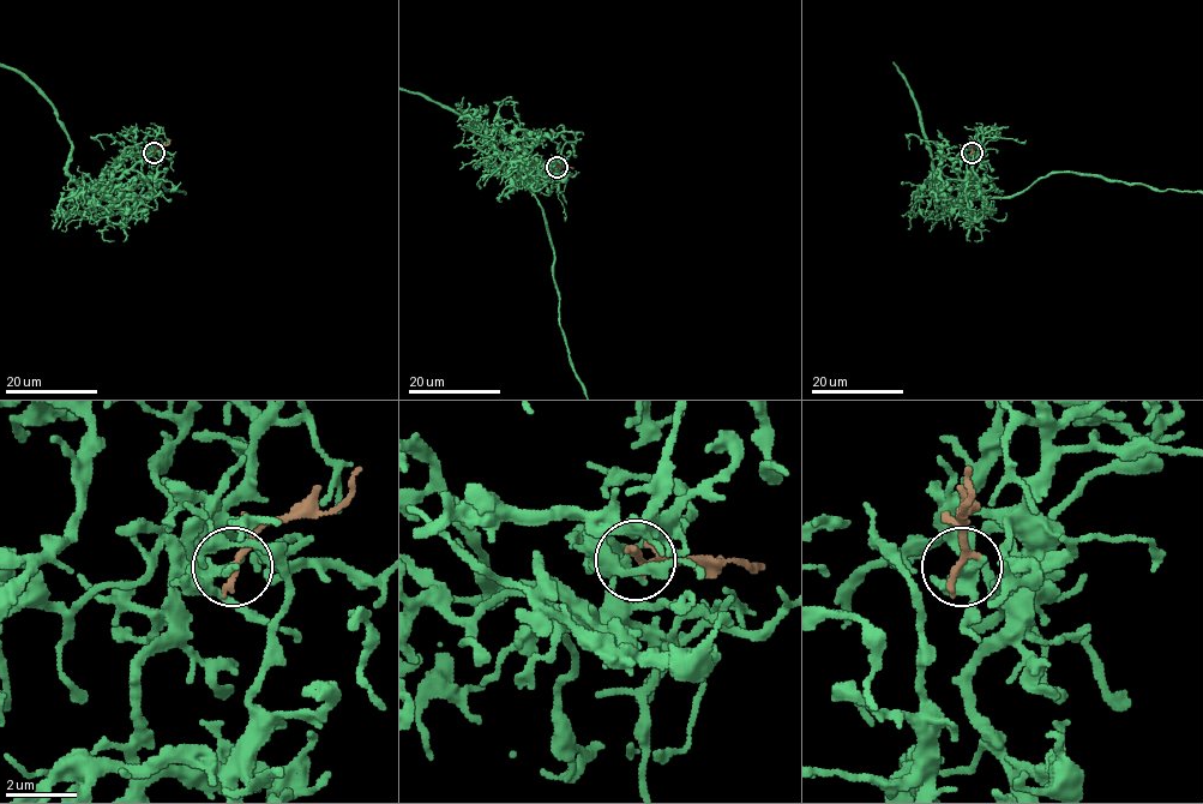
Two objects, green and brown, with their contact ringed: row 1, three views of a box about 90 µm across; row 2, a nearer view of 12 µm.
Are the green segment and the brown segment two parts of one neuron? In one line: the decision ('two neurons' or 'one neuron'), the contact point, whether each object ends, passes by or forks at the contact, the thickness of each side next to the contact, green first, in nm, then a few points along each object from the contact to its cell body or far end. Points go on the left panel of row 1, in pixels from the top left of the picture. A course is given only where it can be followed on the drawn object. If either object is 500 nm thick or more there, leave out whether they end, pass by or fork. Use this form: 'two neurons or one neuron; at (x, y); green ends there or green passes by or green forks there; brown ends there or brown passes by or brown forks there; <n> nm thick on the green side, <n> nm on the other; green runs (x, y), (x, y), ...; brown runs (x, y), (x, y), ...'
two neurons; at (154, 152); green forks there; brown ends there; 220 nm thick on the green side, 260 nm on the other; brown runs (154, 152), (170, 139)

